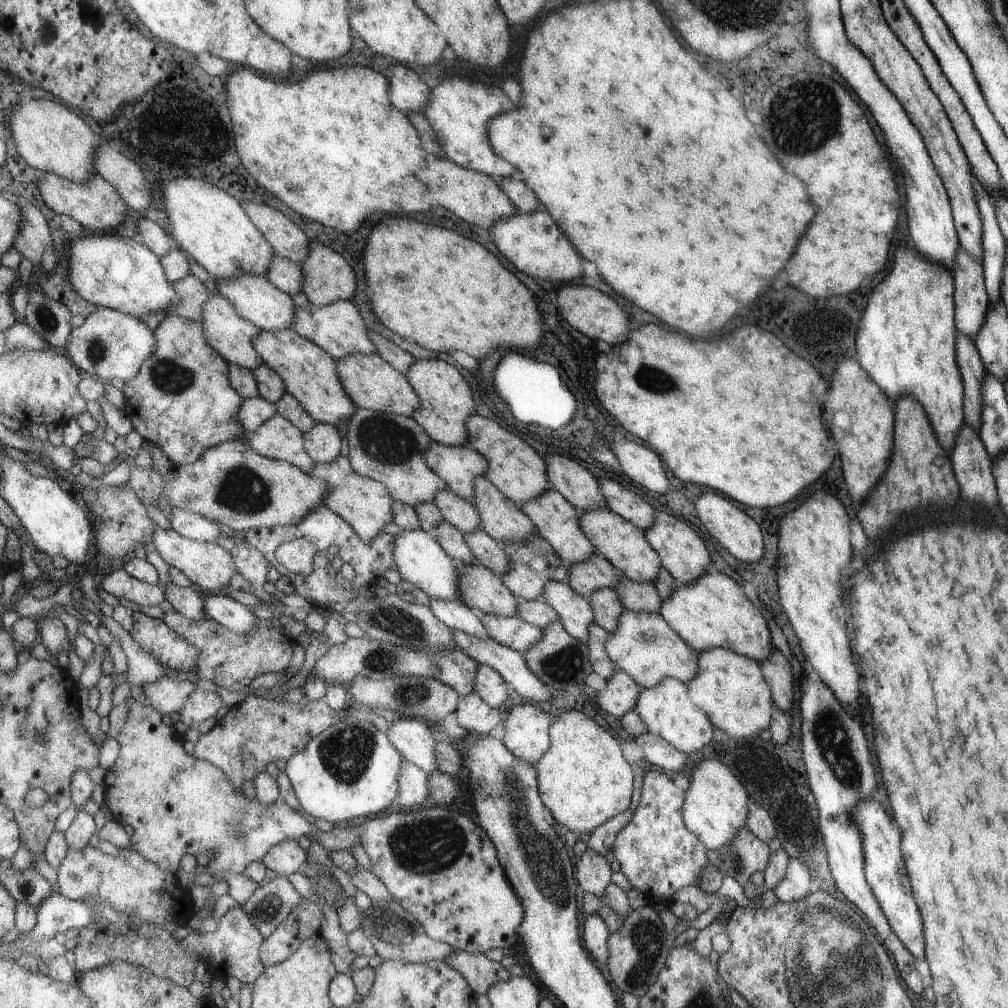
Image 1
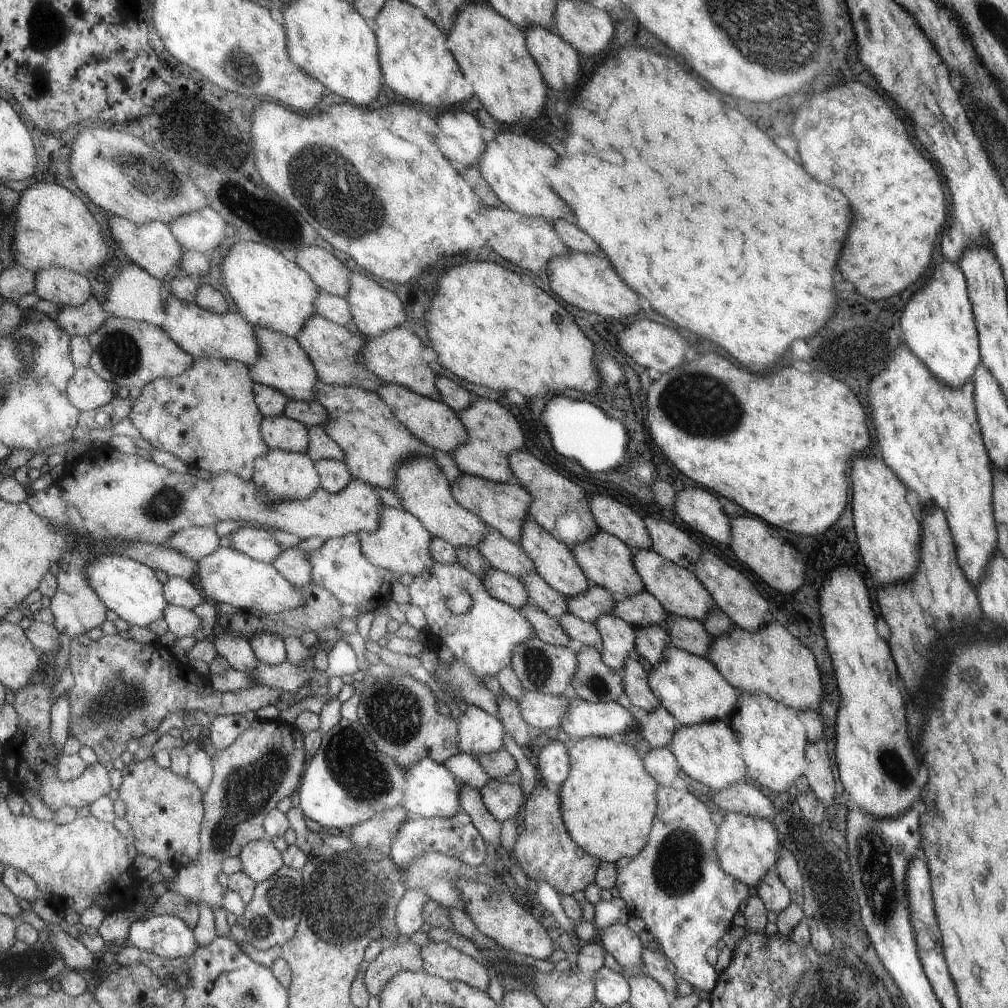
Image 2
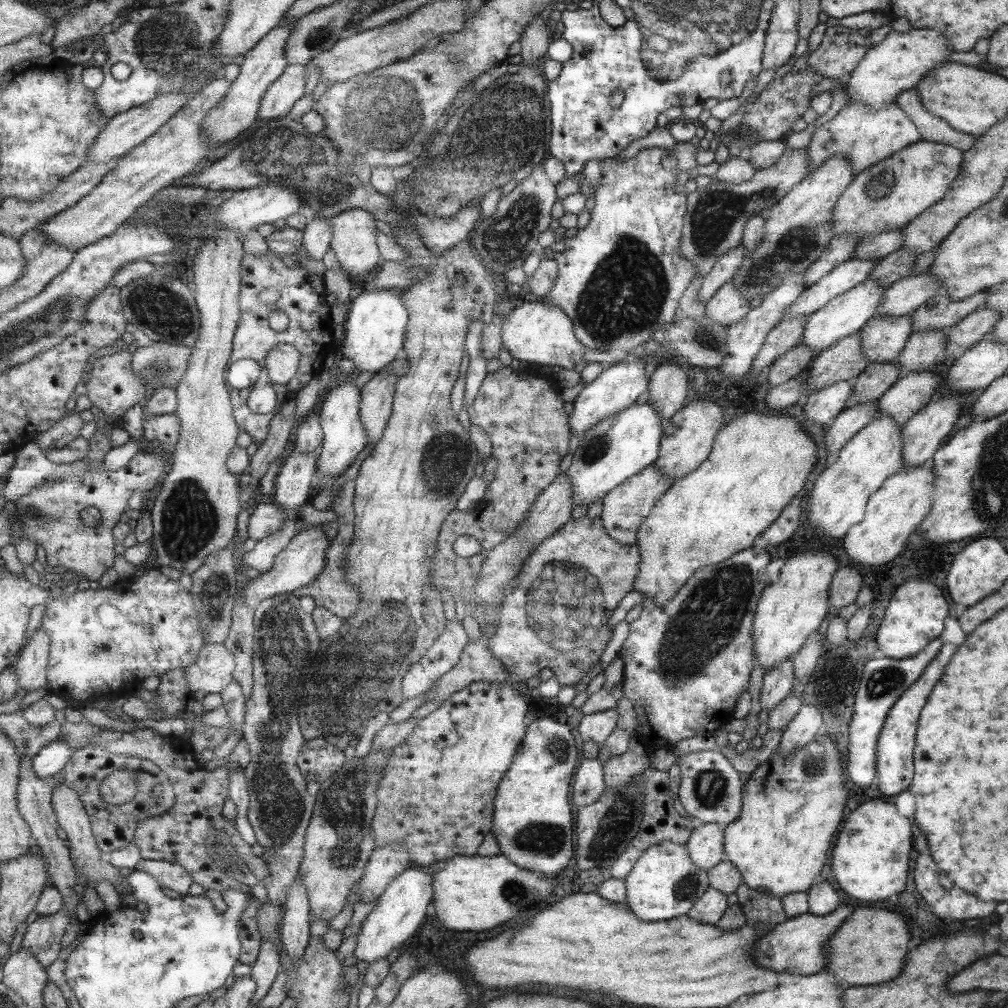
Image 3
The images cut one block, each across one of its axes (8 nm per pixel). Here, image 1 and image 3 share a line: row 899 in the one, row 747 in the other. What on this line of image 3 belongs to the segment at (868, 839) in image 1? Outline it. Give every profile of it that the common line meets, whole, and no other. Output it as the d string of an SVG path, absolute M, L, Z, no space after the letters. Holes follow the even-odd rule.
M943 644L943 648L939 649L934 661L930 662L923 670L922 676L906 690L902 697L894 702L893 708L887 713L881 736L878 738L878 774L875 778L876 782L873 784L877 785L877 790L885 796L895 796L895 794L907 790L907 786L911 784L911 776L913 776L913 756L911 756L911 752L913 752L913 744L915 744L913 740L915 740L915 730L917 730L917 718L919 718L919 712L921 712L929 692L933 690L933 686L941 678L945 664L949 664L949 658L951 658L953 652L955 652L953 644Z

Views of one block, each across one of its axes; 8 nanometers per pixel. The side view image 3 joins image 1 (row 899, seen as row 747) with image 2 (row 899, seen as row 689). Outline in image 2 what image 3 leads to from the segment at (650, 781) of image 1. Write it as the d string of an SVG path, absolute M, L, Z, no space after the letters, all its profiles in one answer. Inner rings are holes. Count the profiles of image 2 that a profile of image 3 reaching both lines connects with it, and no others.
M659 786L657 798L659 806L646 845L633 858L622 857L614 862L617 868L616 888L620 898L629 907L630 914L643 920L659 950L675 966L675 976L695 990L710 993L711 988L716 986L717 972L705 962L705 952L717 944L717 940L731 926L731 918L739 910L739 902L750 897L749 886L719 866L718 854L715 852L717 825L709 820L707 808L693 794L670 786Z

